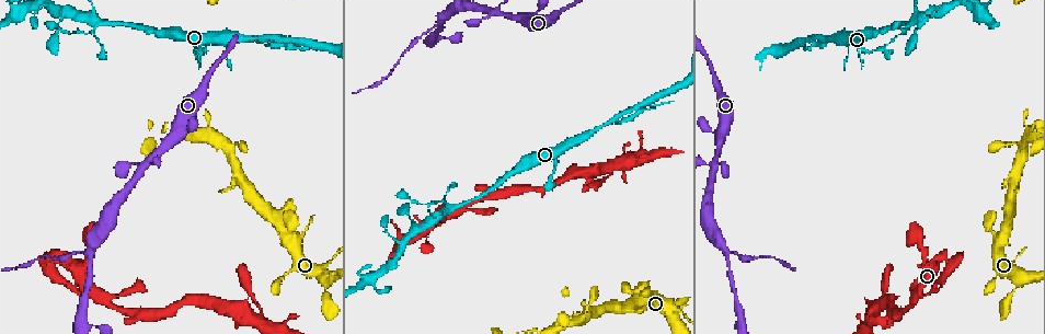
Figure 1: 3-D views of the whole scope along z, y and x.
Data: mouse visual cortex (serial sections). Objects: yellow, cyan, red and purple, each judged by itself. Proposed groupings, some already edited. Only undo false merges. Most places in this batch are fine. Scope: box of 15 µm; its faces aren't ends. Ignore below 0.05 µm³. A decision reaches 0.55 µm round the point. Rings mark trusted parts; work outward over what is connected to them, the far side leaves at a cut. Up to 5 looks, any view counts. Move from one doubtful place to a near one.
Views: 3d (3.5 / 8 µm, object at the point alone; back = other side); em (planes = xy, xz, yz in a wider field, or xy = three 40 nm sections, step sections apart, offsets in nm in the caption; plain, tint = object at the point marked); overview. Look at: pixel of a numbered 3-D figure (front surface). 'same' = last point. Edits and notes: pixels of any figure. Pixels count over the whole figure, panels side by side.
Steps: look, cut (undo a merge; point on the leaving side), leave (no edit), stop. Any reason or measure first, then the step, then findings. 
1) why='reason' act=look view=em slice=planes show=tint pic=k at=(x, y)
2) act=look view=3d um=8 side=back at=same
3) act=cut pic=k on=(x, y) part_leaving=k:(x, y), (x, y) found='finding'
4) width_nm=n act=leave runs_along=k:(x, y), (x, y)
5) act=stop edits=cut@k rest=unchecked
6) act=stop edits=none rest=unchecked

why='a narrow waist' act=look view=3d um=3.5 side=back pic=1 at=(492, 12)

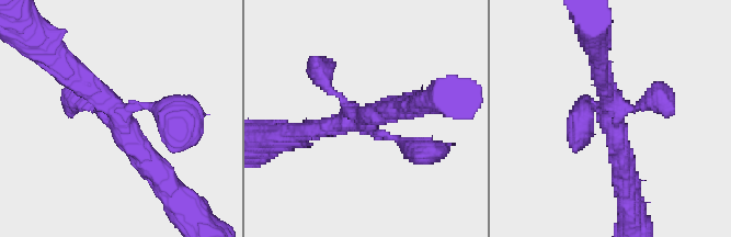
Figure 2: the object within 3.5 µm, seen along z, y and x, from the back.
arms=4 arm_widths_nm=200,200,250,350 act=look view=em slice=xy step=2 show=tint pic=2 at=(118, 111)

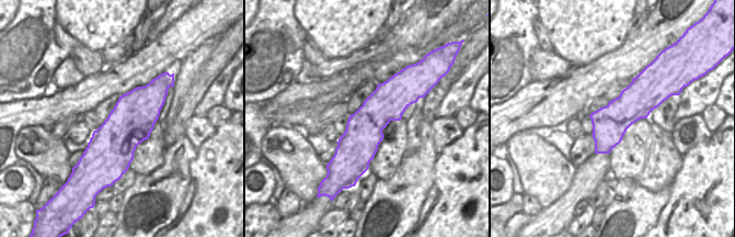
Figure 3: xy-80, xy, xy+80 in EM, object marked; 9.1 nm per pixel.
act=leave runs_along=3:(402, 74), (364, 128), (354, 175) found='continuous, no second cell'

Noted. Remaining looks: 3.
why='thin neck' act=look view=3d um=3.5 side=back pic=1 at=(736, 254)

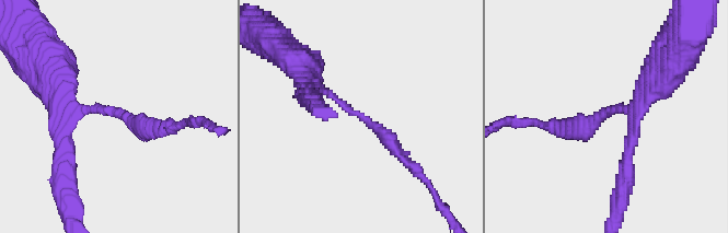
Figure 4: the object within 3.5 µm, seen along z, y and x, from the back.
arm_widths_nm=250,250 act=look view=em slice=xy step=3 show=tint pic=4 at=(612, 110)

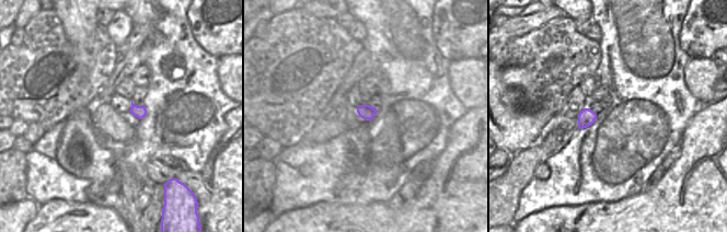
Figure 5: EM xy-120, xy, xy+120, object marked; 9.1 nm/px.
width_nm=130 act=leave runs_along=4:(301, 72), (385, 136), (405, 161) found='one cell here'

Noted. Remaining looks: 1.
act=stop edits=none rest=unchecked

